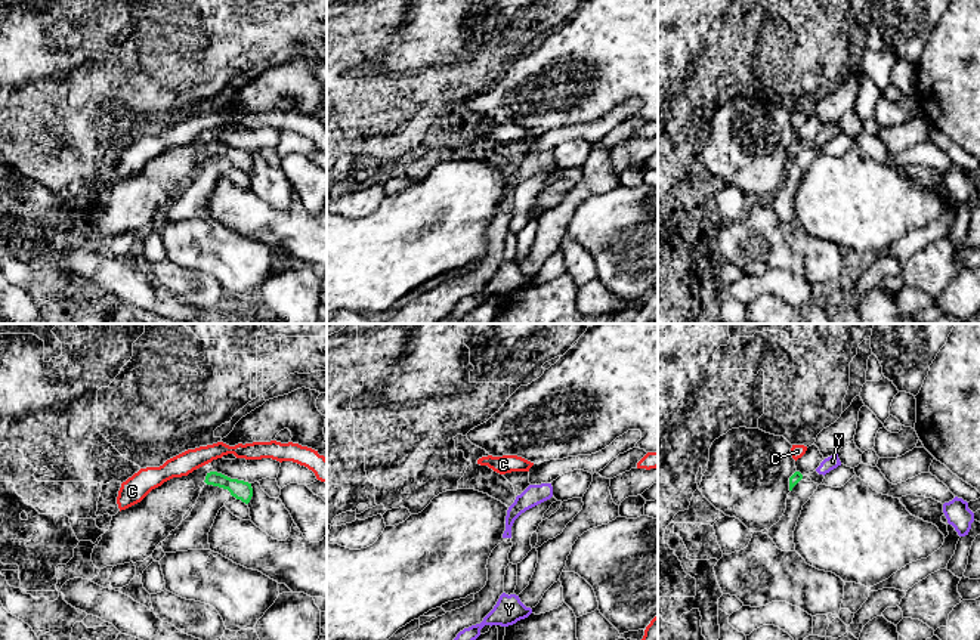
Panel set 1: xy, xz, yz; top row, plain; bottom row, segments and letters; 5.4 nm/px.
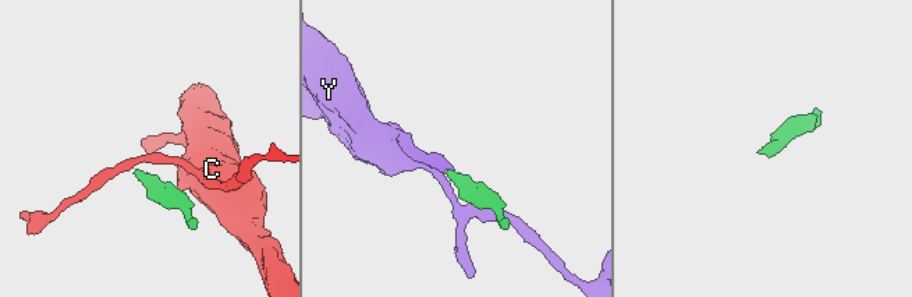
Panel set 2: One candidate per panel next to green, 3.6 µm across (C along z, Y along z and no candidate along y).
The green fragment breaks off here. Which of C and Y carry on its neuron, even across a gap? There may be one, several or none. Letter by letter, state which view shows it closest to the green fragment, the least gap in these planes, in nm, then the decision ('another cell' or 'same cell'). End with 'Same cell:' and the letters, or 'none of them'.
C: view xy; gap 50 nm; another cell
Y: view yz; gap 80 nm; same cell
Same cell: Y

